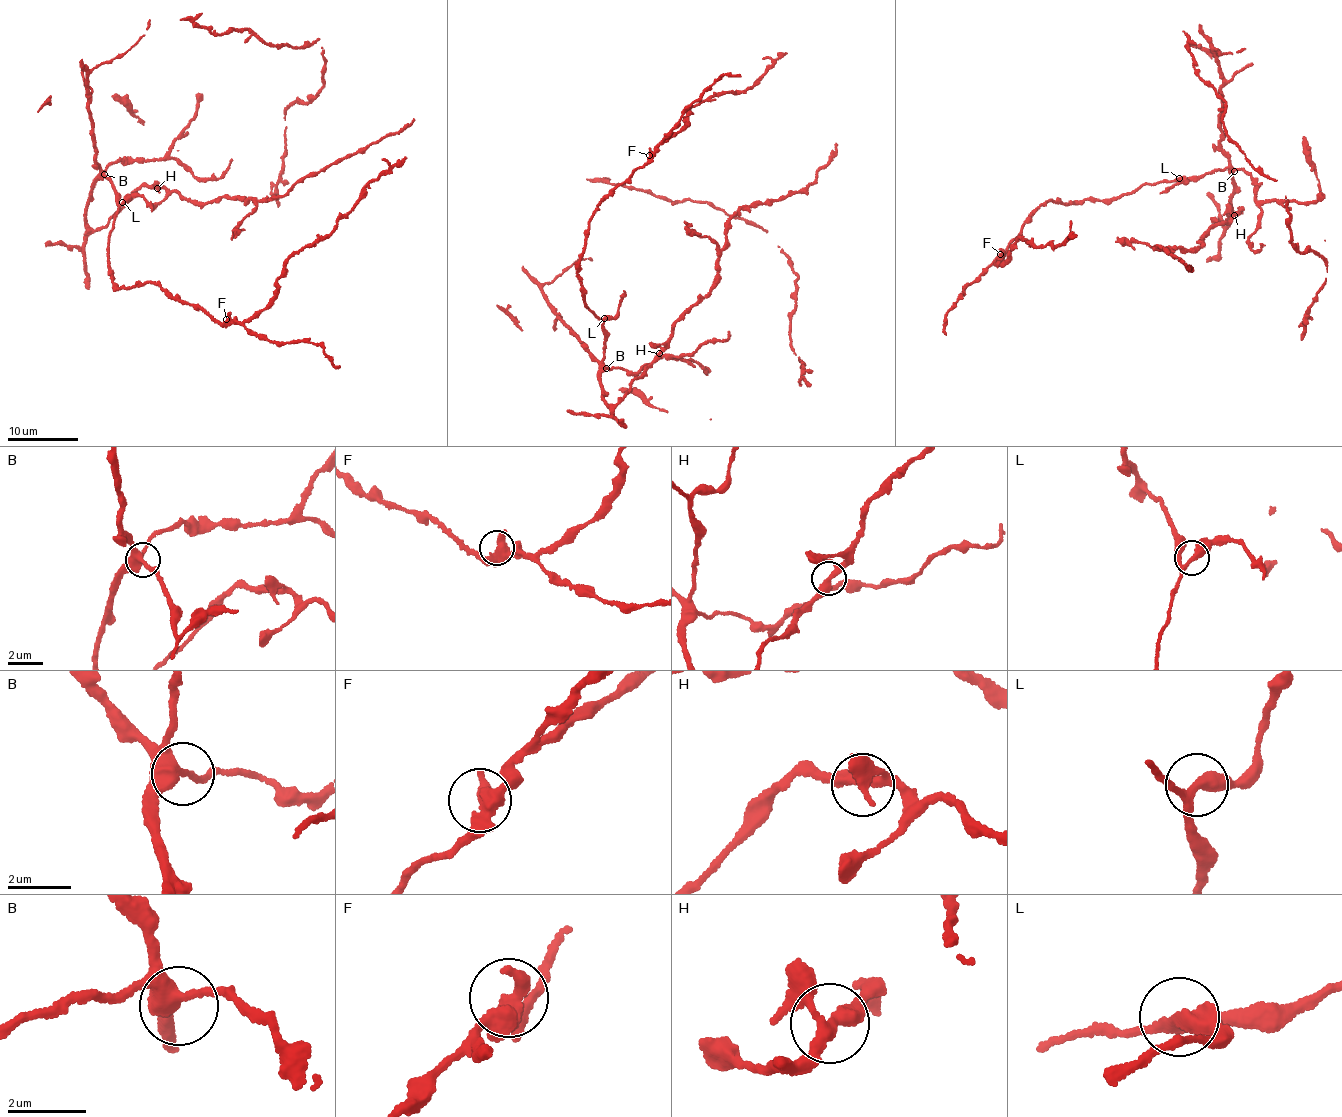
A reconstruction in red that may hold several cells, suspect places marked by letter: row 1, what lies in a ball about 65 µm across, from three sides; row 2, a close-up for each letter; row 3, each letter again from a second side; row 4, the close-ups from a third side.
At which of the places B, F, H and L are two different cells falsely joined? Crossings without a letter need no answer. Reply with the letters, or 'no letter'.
no letter

